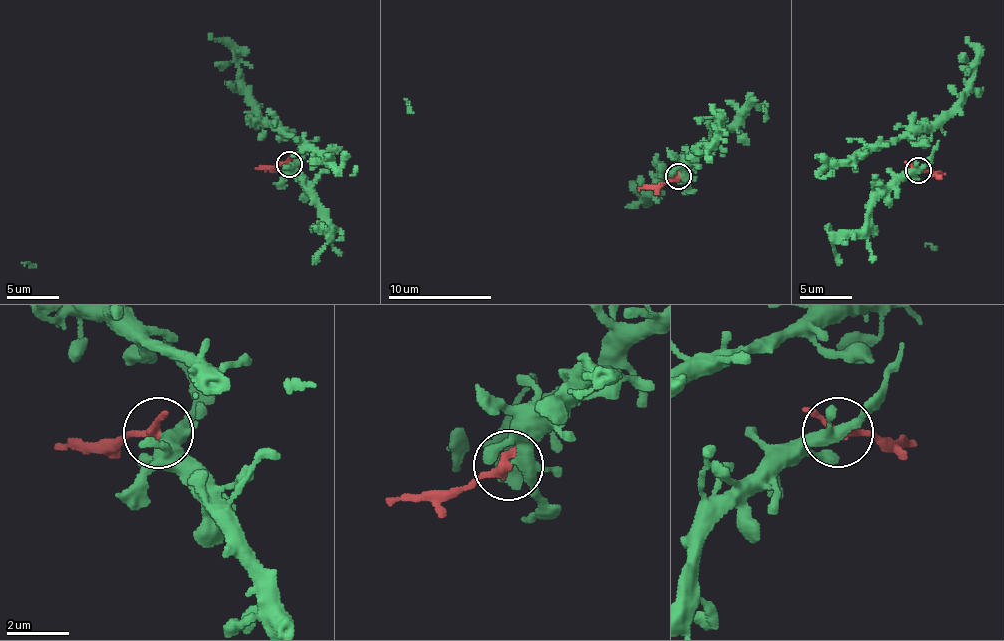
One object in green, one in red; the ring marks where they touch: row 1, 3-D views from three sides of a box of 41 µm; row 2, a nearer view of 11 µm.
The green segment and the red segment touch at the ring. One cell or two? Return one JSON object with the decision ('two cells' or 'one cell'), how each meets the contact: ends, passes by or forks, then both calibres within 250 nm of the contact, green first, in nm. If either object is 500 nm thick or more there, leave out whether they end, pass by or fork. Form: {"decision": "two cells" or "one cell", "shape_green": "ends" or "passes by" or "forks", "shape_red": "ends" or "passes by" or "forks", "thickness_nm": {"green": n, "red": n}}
{"decision": "two cells", "shape_green": "forks", "shape_red": "passes by", "thickness_nm": {"green": 320, "red": 240}}

